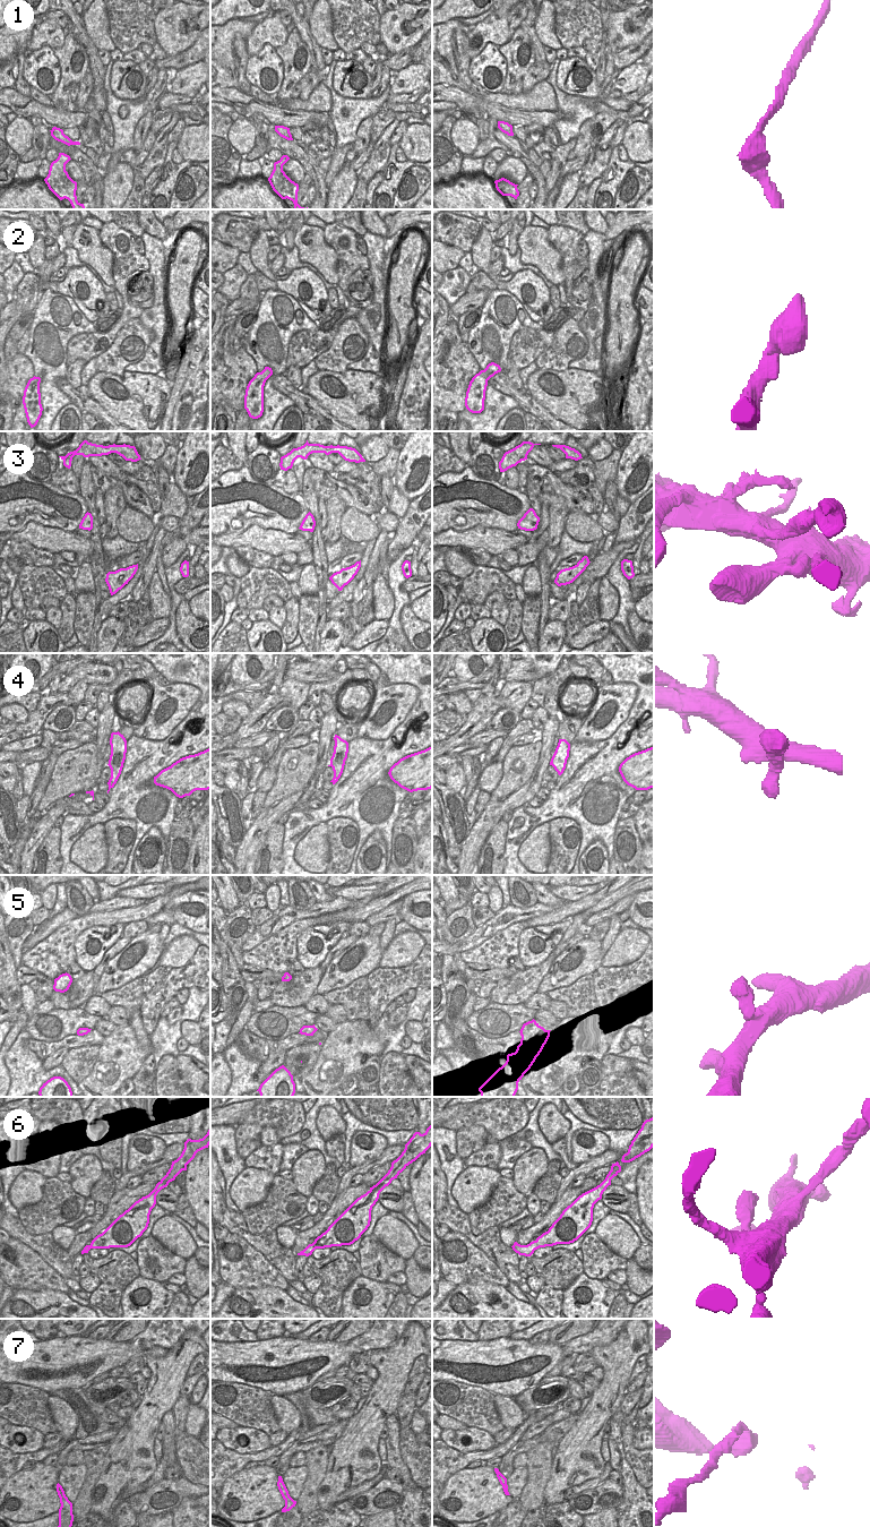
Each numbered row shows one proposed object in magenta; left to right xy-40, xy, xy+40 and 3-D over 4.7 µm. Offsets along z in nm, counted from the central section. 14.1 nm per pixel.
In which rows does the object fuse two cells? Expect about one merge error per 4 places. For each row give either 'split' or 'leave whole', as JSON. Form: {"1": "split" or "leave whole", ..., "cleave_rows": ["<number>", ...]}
{"1": "leave whole", "2": "leave whole", "3": "leave whole", "4": "leave whole", "5": "leave whole", "6": "leave whole", "7": "split", "cleave_rows": ["7"]}

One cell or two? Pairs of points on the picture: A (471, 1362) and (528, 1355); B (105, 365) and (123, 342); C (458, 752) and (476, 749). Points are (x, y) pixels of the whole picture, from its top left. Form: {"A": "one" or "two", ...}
{"A": "one", "B": "one", "C": "one"}

